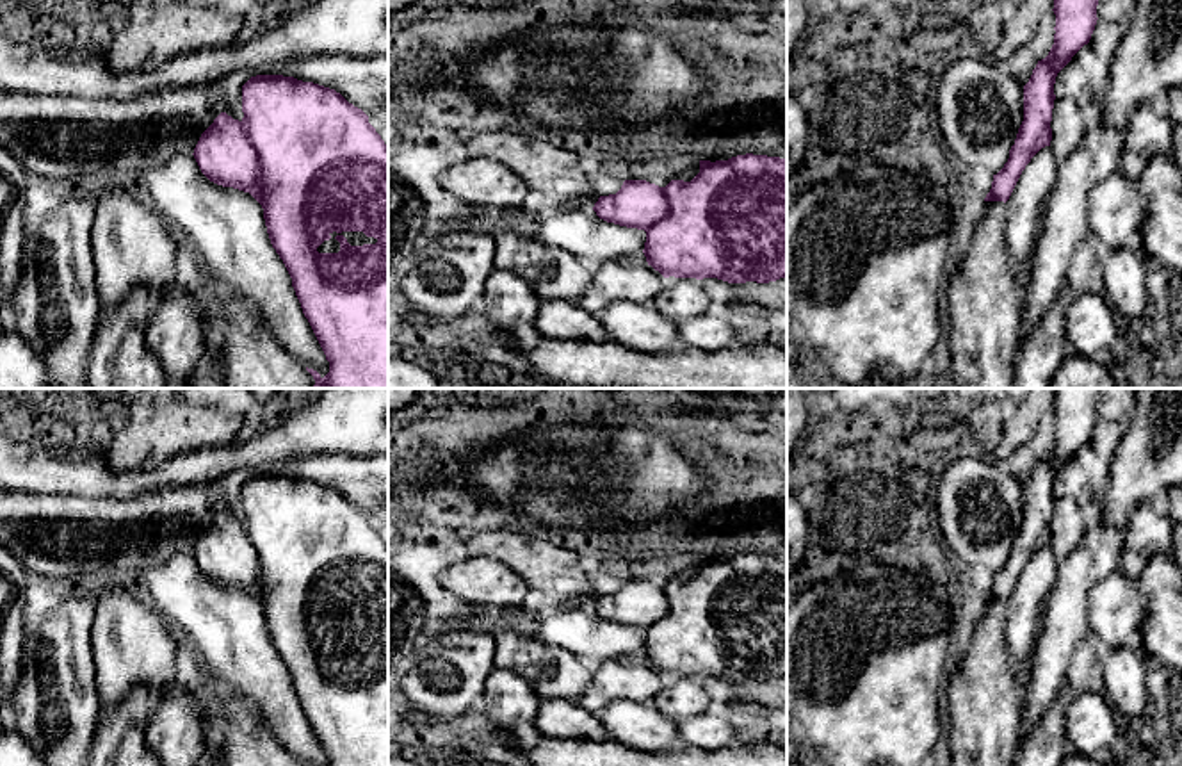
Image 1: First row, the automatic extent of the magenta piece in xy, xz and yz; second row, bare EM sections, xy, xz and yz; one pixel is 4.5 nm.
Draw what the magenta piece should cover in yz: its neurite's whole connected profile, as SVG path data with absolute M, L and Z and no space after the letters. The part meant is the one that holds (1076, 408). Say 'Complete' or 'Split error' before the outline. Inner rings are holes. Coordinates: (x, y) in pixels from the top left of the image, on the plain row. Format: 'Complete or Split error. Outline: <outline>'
Complete. Outline: M1056 388L1056 433L1048 454L1038 460L1024 485L1024 520L1004 566L993 574L984 600L1008 600L1031 558L1052 540L1054 483L1057 472L1089 442L1102 388Z

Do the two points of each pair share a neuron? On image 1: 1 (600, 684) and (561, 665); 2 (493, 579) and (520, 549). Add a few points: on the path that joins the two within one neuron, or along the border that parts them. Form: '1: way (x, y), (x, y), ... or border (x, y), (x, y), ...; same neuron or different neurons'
1: border (591, 676), (586, 688), (574, 700); different neurons
2: border (469, 556), (490, 556), (502, 562), (529, 588); different neurons

